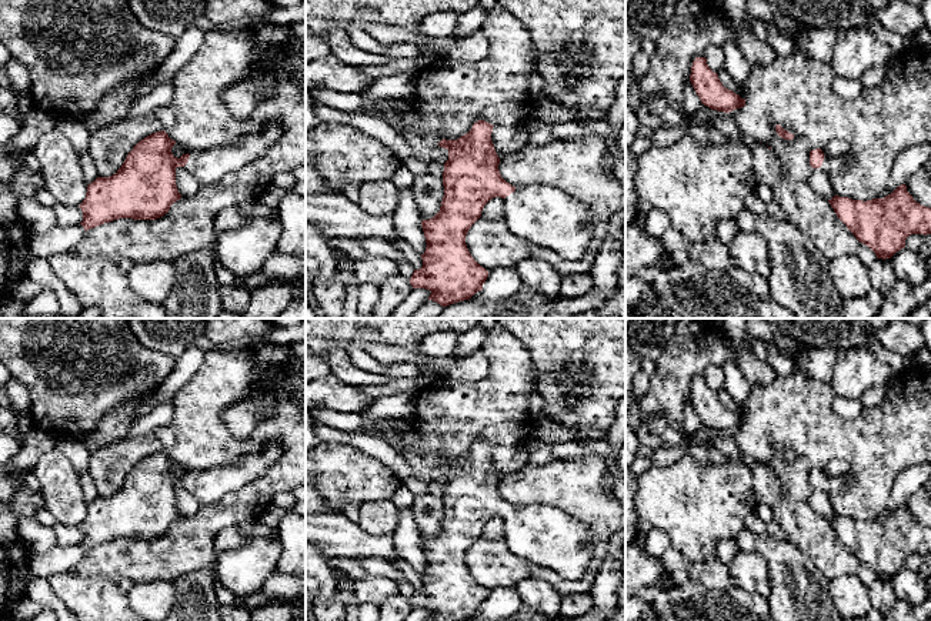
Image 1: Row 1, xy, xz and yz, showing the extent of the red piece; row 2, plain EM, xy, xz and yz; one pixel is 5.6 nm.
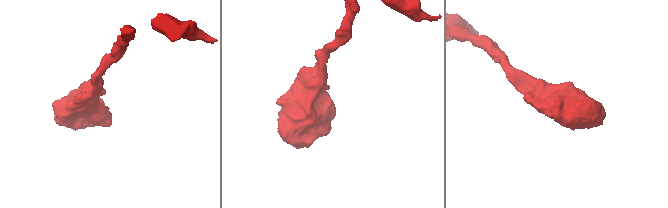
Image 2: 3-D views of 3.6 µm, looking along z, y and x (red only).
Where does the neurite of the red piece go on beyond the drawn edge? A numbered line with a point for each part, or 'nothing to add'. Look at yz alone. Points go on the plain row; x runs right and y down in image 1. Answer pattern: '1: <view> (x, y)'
1: yz (838, 484)

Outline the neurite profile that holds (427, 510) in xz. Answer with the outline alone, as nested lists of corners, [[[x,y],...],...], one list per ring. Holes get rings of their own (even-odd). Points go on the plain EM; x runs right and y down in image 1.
[[[430,493],[416,495],[411,511],[423,540],[430,540],[440,531],[444,517],[443,498]]]

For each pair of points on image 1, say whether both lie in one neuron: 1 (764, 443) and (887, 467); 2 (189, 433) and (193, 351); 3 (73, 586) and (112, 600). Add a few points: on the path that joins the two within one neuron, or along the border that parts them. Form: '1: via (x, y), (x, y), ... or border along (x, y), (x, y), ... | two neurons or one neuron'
1: via (794, 437), (836, 437), (857, 441) | one neuron
2: border along (204, 353), (199, 369), (172, 399) | two neurons
3: via (83, 596), (90, 600), (102, 600) | one neuron

